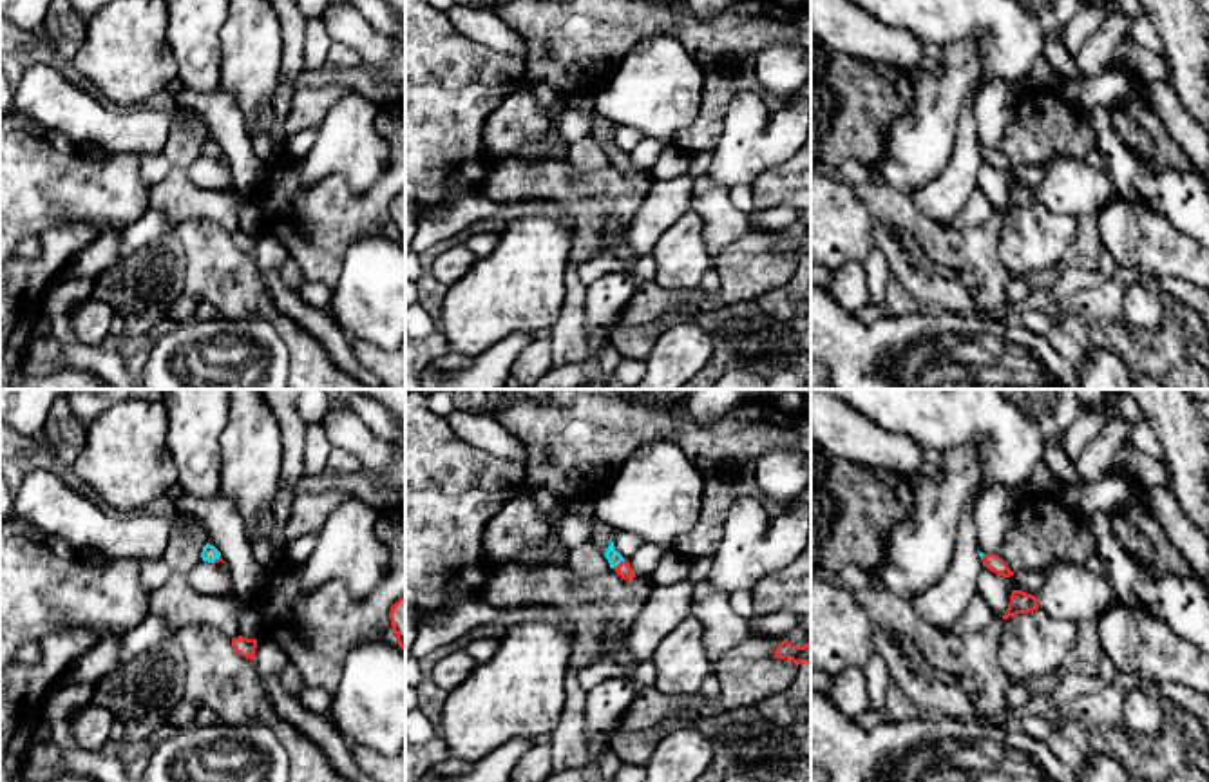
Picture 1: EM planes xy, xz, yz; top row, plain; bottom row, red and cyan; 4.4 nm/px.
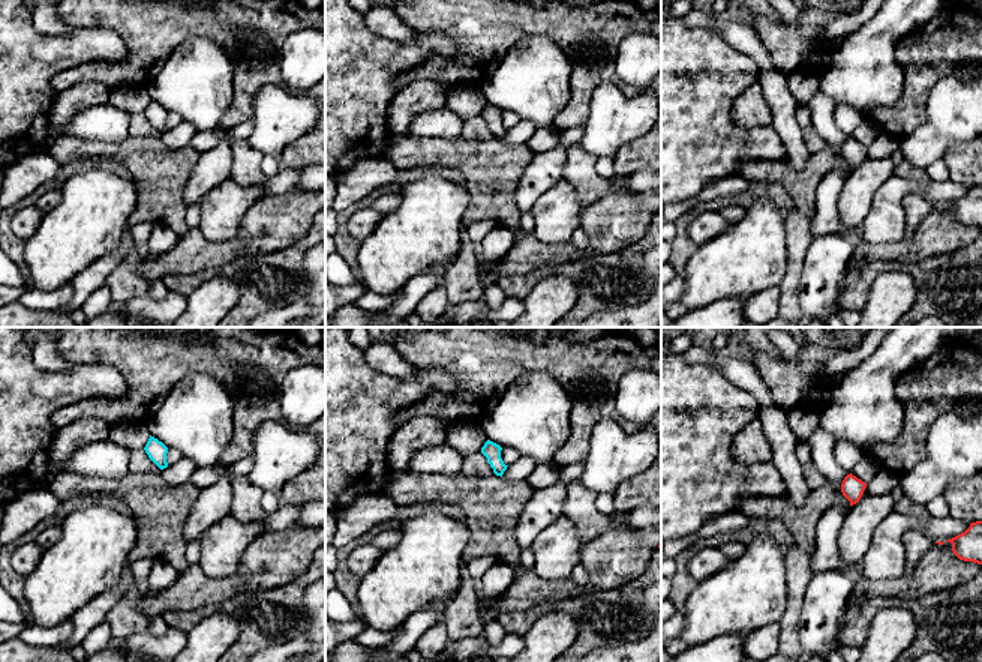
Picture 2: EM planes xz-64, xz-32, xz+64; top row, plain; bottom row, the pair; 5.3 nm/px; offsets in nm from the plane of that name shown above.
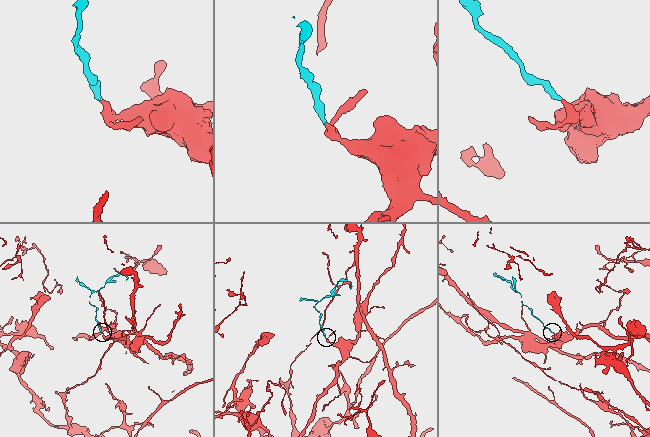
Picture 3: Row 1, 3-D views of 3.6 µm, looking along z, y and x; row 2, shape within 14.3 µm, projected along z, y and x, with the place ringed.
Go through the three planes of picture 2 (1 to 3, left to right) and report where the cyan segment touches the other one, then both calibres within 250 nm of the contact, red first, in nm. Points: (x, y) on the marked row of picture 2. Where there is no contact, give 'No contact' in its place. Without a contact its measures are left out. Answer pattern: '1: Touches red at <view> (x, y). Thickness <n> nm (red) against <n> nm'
1: No contact
2: No contact
3: No contact

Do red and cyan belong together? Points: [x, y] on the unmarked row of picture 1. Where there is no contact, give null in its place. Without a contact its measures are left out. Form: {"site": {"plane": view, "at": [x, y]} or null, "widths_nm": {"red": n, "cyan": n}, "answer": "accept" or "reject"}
{"site": {"plane": "xz", "at": [619, 158]}, "widths_nm": {"red": 70, "cyan": 70}, "answer": "accept"}

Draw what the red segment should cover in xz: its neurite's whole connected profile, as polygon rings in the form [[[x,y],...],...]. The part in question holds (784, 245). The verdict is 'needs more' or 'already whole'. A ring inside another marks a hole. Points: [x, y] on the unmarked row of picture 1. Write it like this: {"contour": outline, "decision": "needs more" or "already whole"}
{"contour": [[[782,235],[775,244],[776,253],[791,253],[796,259],[811,257],[811,237],[796,241],[793,237]]], "decision": "already whole"}

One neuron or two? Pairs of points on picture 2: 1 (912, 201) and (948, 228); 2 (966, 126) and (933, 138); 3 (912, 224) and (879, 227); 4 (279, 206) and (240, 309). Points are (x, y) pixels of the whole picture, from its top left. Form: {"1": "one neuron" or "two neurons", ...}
{"1": "two neurons", "2": "one neuron", "3": "two neurons", "4": "two neurons"}

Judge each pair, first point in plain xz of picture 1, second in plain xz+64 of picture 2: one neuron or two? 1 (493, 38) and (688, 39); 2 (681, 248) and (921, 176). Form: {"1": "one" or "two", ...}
{"1": "two", "2": "two"}

